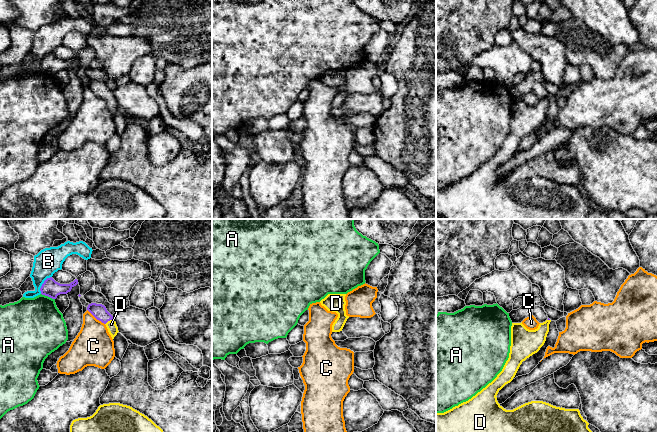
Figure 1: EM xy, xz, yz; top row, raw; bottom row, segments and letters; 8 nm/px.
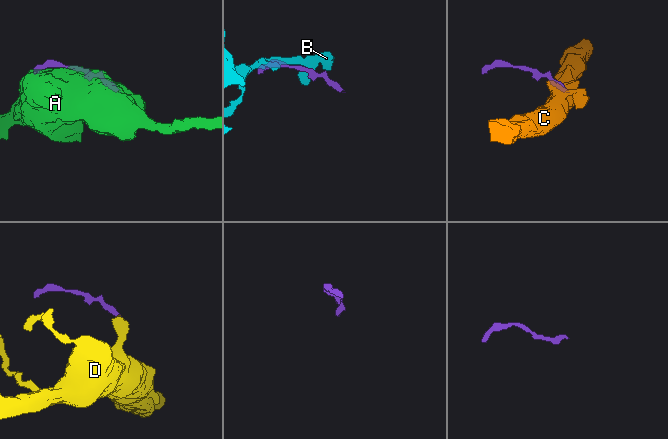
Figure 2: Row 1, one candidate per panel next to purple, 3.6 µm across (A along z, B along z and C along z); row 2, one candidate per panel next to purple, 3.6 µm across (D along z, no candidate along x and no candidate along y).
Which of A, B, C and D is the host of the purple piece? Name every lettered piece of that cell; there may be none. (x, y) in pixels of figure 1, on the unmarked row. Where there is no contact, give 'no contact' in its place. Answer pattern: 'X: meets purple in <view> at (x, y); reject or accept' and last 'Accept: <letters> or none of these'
A: meets purple in xy at (48, 72); reject
B: meets purple in xy at (42, 60); reject
C: meets purple in xy at (96, 94); reject
D: meets purple in xy at (109, 96); accept
Accept: D

